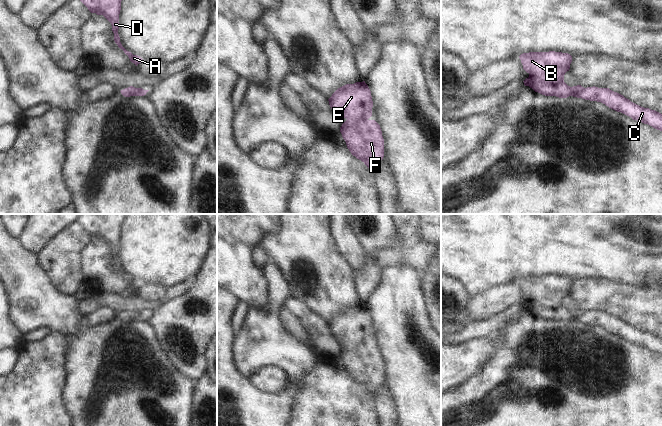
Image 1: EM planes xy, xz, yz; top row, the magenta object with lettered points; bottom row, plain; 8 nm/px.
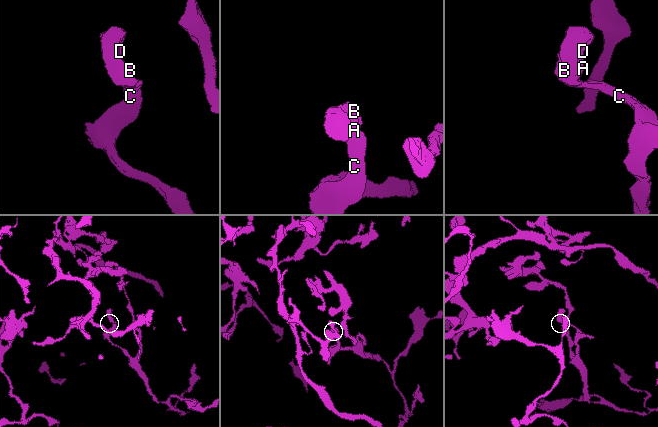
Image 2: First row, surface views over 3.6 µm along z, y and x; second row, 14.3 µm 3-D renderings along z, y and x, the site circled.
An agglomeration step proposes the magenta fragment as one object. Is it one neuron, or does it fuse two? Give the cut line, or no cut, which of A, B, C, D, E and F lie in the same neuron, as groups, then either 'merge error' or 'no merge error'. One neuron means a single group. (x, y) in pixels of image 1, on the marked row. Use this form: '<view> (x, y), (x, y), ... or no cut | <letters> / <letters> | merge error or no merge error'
no cut | A B C D E F | no merge error

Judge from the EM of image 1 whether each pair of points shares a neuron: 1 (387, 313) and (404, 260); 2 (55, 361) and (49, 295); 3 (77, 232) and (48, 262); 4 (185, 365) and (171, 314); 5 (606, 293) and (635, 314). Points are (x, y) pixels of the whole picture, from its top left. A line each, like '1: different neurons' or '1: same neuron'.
1: same neuron
2: different neurons
3: same neuron
4: same neuron
5: same neuron

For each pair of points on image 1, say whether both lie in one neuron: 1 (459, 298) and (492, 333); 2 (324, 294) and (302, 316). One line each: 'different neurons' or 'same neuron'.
1: same neuron
2: different neurons

